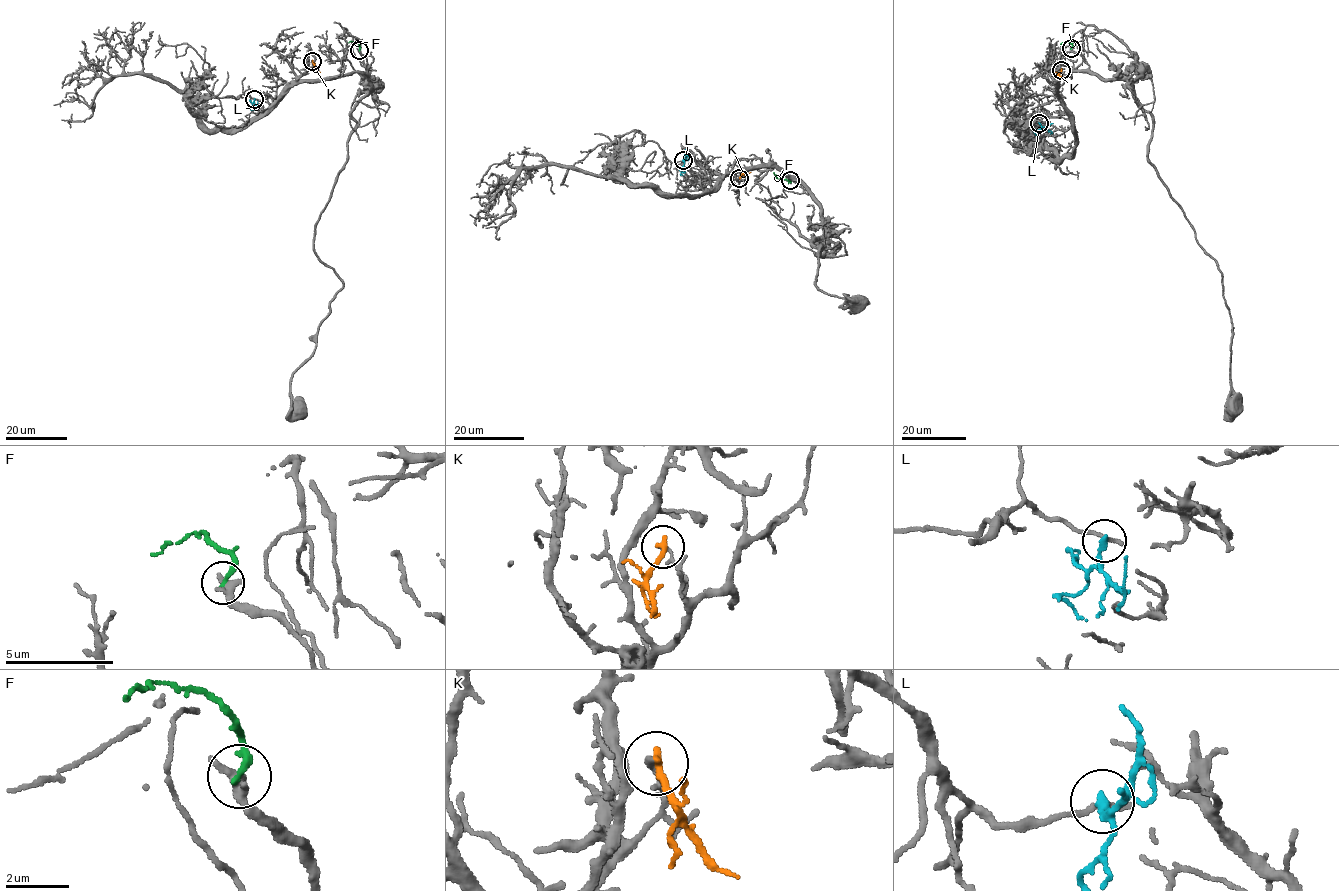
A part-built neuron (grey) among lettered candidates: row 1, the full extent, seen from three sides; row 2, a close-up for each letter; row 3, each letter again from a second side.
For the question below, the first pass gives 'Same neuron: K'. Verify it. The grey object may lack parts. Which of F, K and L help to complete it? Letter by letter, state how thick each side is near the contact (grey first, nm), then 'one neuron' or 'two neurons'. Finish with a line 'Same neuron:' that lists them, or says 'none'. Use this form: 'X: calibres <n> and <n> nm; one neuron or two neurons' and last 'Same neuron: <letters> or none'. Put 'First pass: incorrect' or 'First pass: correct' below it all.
F: calibres 440 and 240 nm; two neurons
K: calibres 200 and 300 nm; two neurons
L: calibres 240 and 280 nm; two neurons
Same neuron: none
First pass: incorrect

